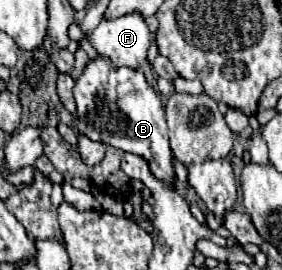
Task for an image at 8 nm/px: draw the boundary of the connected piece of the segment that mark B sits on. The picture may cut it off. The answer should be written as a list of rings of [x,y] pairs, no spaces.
[[[97,56],[97,60],[87,64],[73,92],[77,102],[75,126],[81,134],[89,136],[91,140],[97,140],[145,158],[155,178],[163,180],[167,186],[175,186],[173,152],[167,136],[165,110],[163,110],[161,98],[147,84],[141,70],[131,70],[131,68],[115,70],[107,58]]]

